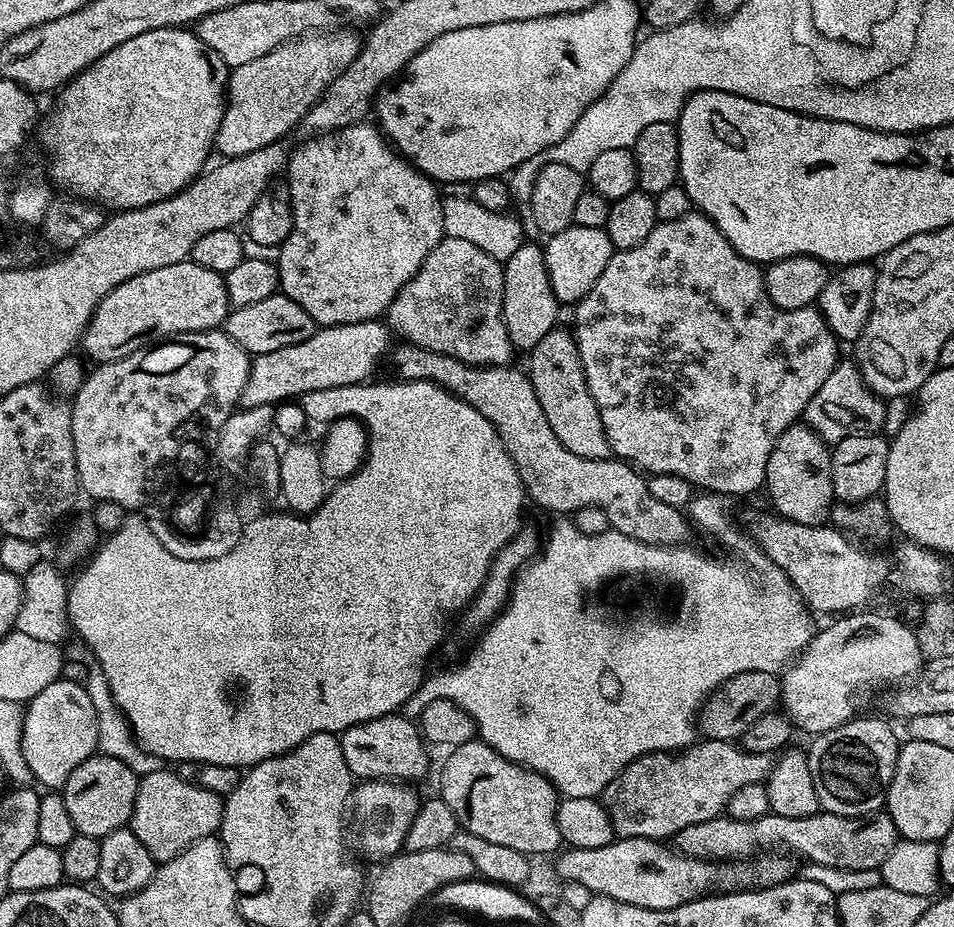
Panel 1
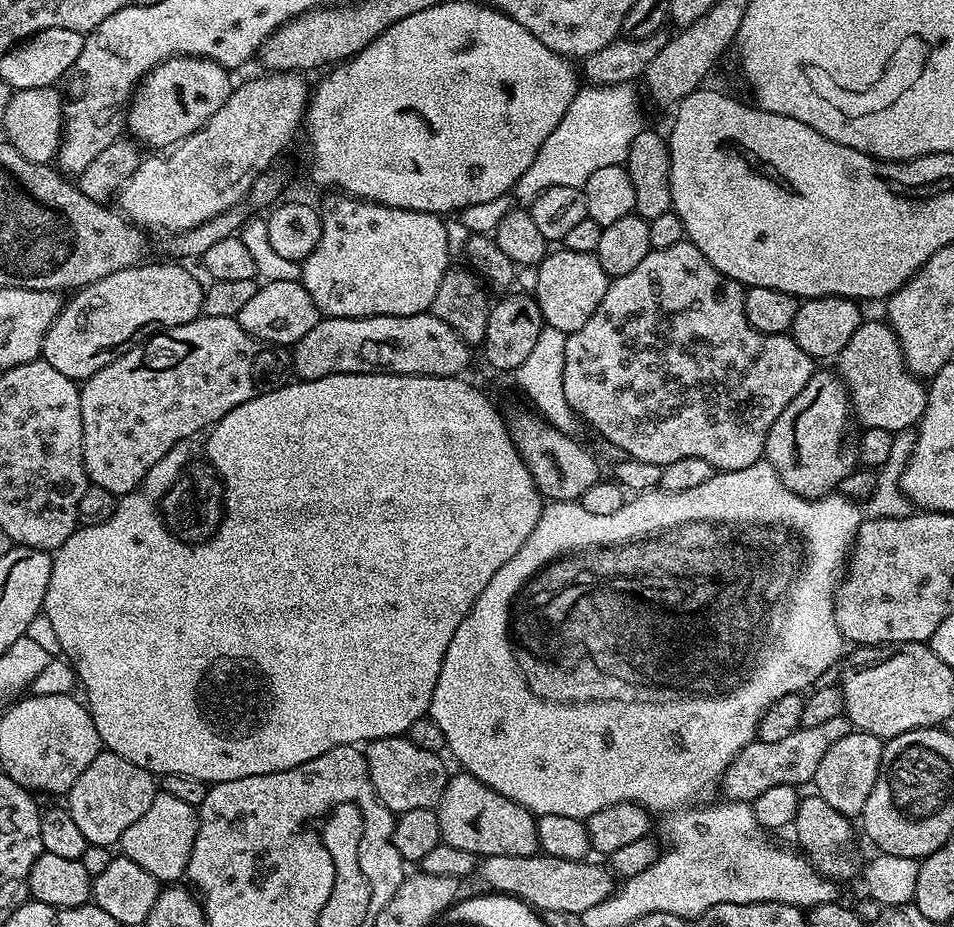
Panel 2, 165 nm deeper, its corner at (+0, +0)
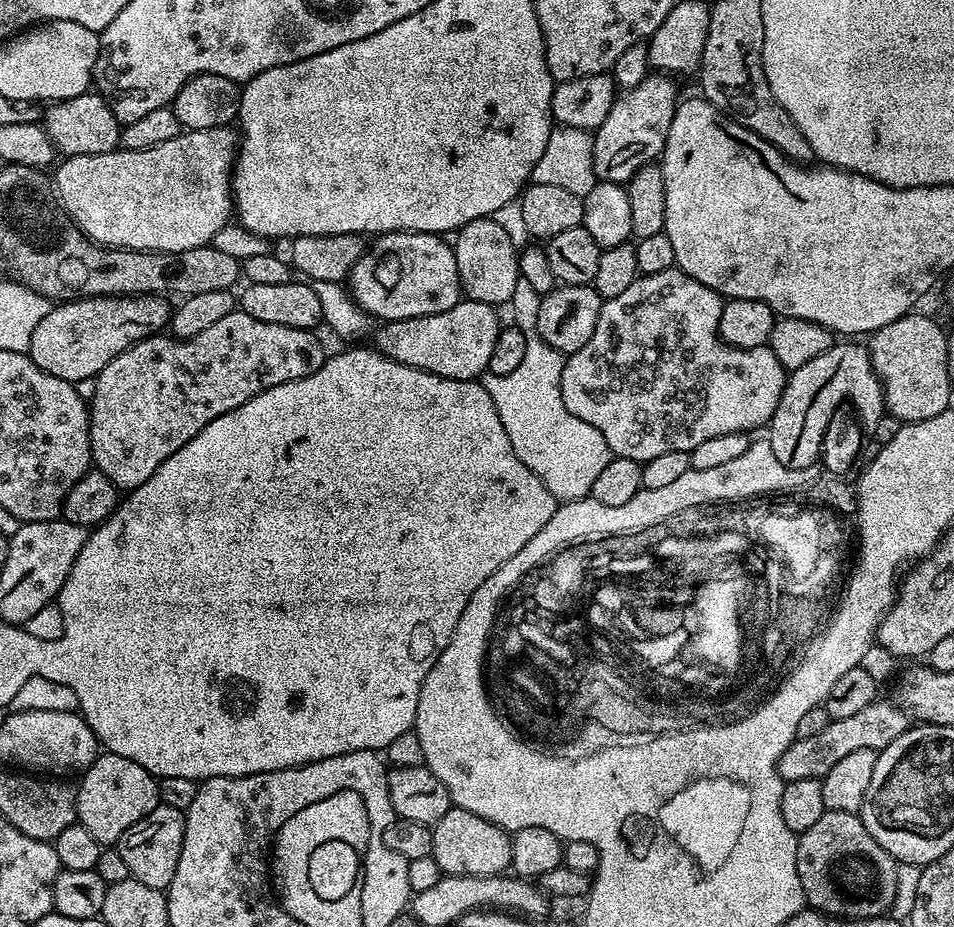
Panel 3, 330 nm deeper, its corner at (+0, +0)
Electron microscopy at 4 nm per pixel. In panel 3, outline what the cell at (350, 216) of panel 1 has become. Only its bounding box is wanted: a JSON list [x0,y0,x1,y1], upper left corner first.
[346,232,462,321]

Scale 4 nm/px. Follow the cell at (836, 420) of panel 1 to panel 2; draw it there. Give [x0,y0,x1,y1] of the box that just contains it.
[834,319,928,434]

